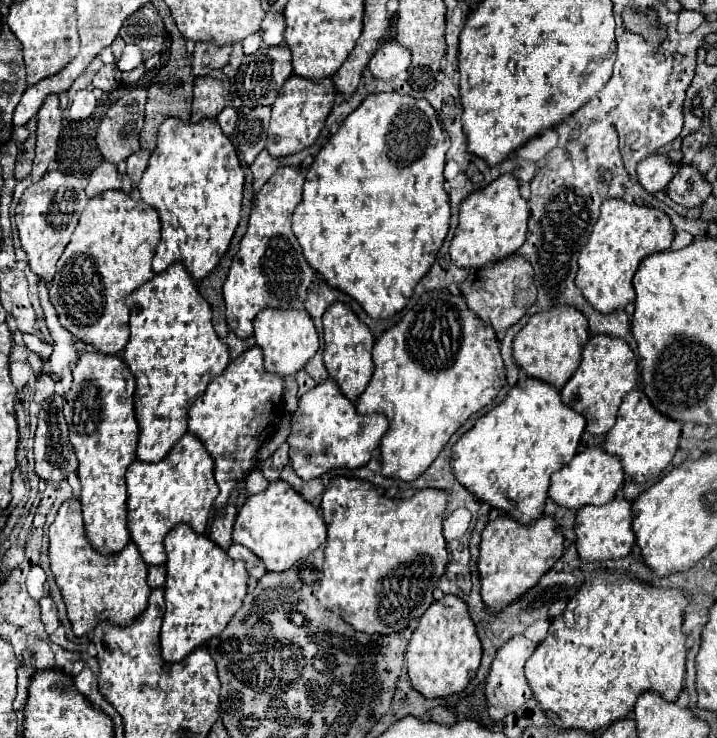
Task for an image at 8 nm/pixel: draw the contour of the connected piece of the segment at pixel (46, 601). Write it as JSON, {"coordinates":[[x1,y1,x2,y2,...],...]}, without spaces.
{"coordinates":[[50,596,42,598,40,600,40,606,42,606,42,622,46,626,46,632,52,634,56,628,58,628,58,612,56,612,56,604]]}

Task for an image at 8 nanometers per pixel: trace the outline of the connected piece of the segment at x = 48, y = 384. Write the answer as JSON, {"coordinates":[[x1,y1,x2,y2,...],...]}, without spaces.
{"coordinates":[[40,374,36,378,36,392,34,392,34,402,44,402,54,394,54,380,48,374]]}

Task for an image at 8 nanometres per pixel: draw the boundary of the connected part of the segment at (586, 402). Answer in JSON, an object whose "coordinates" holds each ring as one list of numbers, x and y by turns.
{"coordinates":[[592,336,582,350,582,360,572,378,560,390,562,402,586,418,586,432,592,436,606,434,616,422,622,398,636,386,638,362,628,344,612,340,612,336]]}

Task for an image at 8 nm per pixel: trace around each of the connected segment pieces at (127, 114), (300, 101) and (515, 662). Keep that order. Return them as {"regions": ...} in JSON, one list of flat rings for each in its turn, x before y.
{"regions":[[[136,88,108,108,96,132,96,146,108,162,118,164,140,150,138,136,144,122,144,104,146,90]],[[292,76,290,80,286,80,282,92,278,92,276,102,272,104,272,118,270,118,268,138,266,138,266,150,270,152,270,156,282,158,282,156,298,154,304,148,312,146,332,110,334,94,336,90,330,78,324,78,322,82,314,82,308,78]],[[516,636,510,638,494,656,488,678,486,678,486,688,484,688,484,696,486,696,486,710,490,714,492,720,502,720,506,718,510,712,518,710,520,704,524,704,526,700,532,698,532,690,530,684,524,676,524,664,526,660,532,656,536,644,532,644,528,638,524,636]]]}

